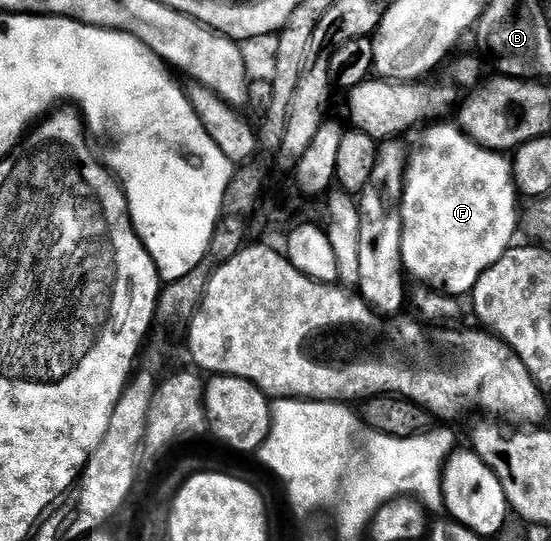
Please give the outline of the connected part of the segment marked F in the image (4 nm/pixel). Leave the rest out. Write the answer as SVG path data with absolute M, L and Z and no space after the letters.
M437 122L426 127L424 132L425 137L422 138L421 145L414 152L412 149L405 169L405 193L401 199L401 260L405 263L406 273L412 277L415 275L421 280L426 280L429 283L426 285L432 286L450 297L461 298L464 292L465 295L472 293L481 275L491 266L495 266L495 262L499 262L499 258L503 258L503 254L509 248L514 247L516 240L513 239L517 236L517 220L519 224L519 212L517 216L519 189L517 181L513 179L513 162L506 153L496 152L493 148L485 148L483 145L477 144L466 132L461 131L456 123Z

